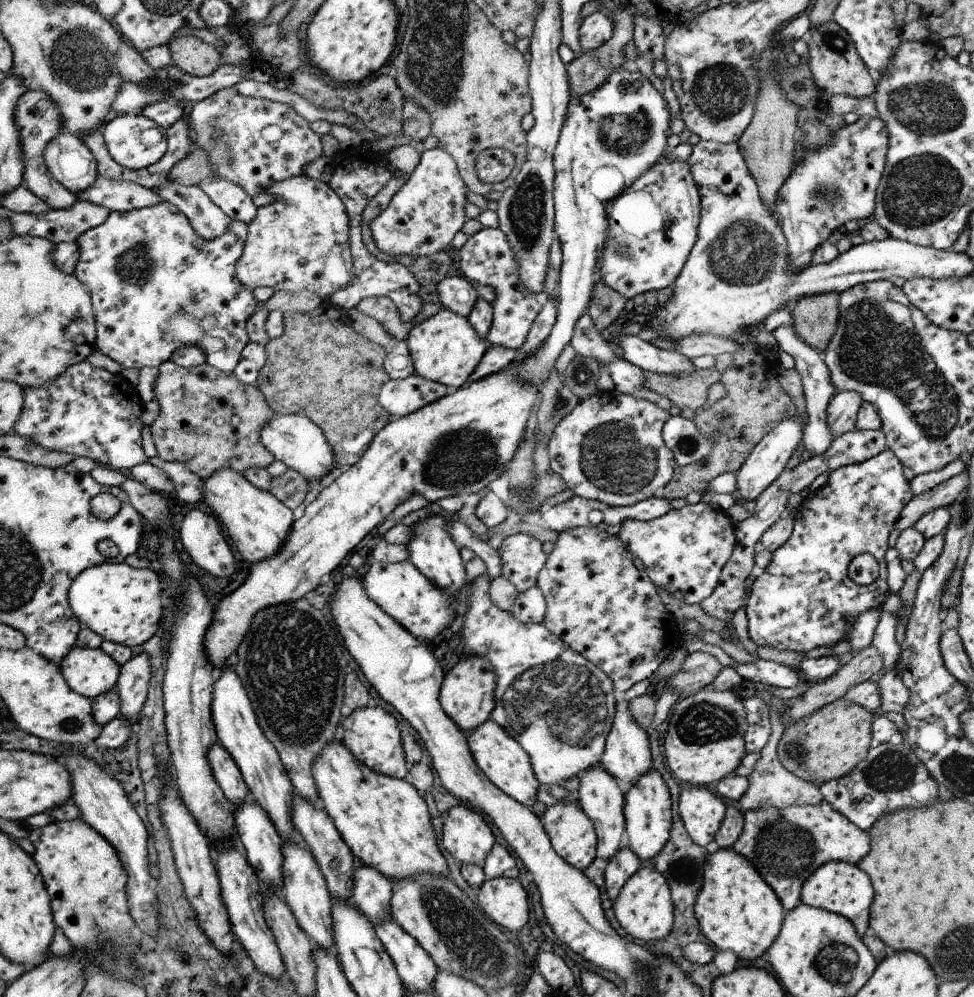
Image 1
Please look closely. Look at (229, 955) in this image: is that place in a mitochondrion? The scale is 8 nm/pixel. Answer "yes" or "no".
no

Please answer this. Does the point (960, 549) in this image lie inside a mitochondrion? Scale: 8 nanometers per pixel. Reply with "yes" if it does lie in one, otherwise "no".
no

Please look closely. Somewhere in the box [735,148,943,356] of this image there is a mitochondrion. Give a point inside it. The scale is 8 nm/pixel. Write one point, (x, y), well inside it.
(830, 194)

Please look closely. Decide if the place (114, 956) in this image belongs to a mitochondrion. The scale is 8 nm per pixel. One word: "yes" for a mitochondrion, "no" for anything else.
yes

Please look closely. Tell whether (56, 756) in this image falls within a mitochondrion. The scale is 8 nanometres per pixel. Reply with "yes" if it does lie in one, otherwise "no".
no

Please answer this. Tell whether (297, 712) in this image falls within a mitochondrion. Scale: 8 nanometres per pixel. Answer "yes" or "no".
yes

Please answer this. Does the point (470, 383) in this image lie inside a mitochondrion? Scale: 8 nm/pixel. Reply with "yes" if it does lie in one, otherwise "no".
no

